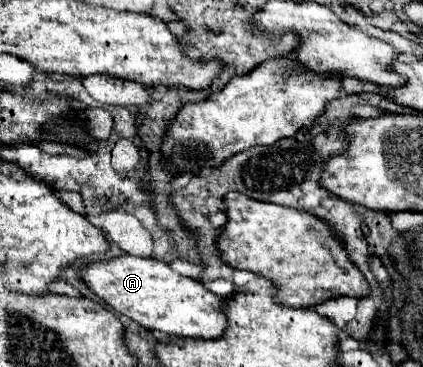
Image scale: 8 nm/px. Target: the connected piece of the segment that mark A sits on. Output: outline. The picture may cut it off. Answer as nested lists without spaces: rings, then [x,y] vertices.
[[[120,256],[96,264],[88,264],[82,272],[84,282],[92,292],[96,292],[100,298],[104,298],[116,312],[132,318],[140,326],[148,330],[166,332],[170,336],[178,338],[204,338],[204,340],[216,340],[226,332],[226,314],[222,310],[224,298],[216,296],[214,292],[206,290],[200,280],[182,276],[174,272],[166,262],[156,258],[138,258],[138,256]]]

